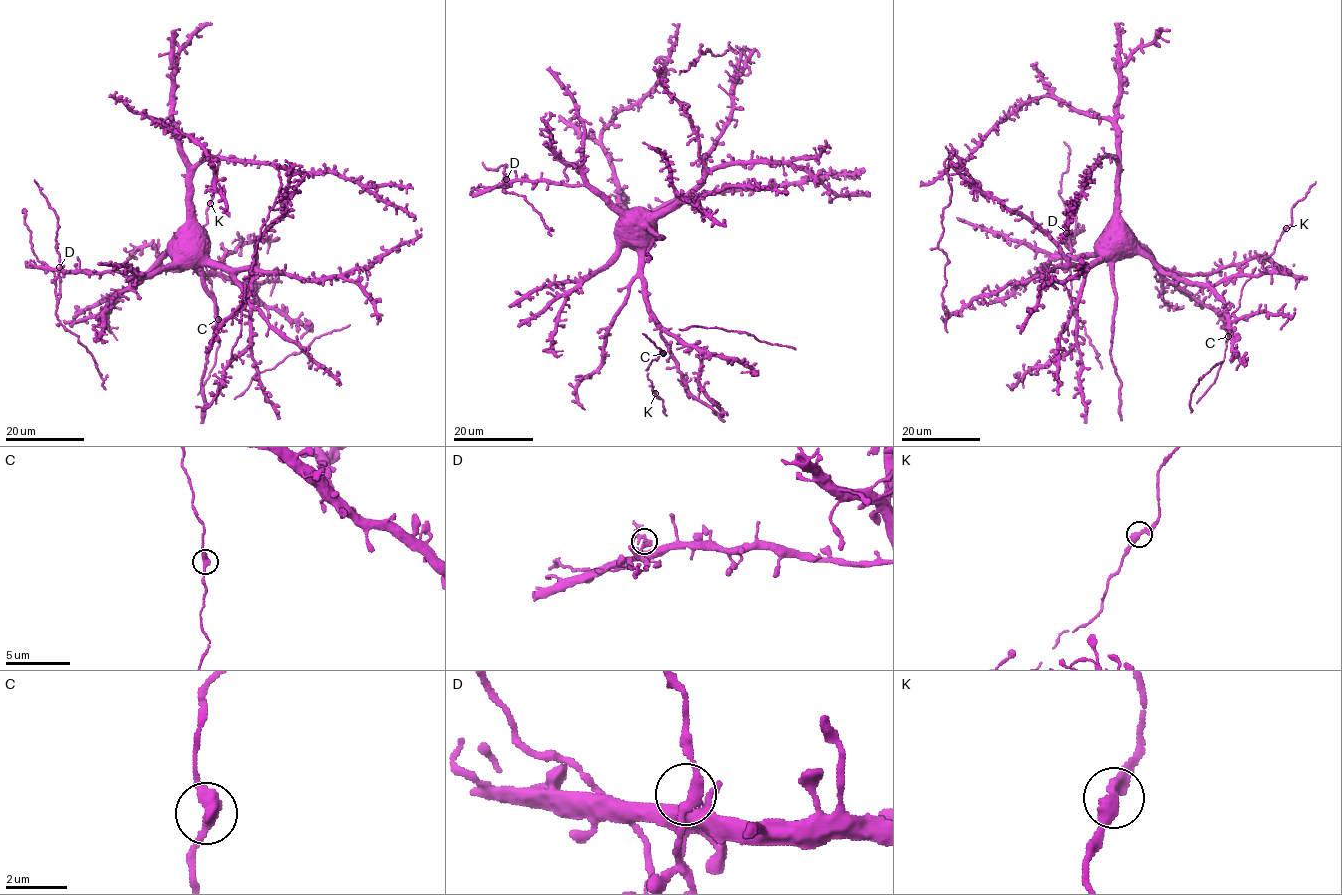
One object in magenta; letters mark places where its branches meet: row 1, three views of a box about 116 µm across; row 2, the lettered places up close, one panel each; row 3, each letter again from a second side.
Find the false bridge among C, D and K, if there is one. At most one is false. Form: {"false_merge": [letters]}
{"false_merge": []}

